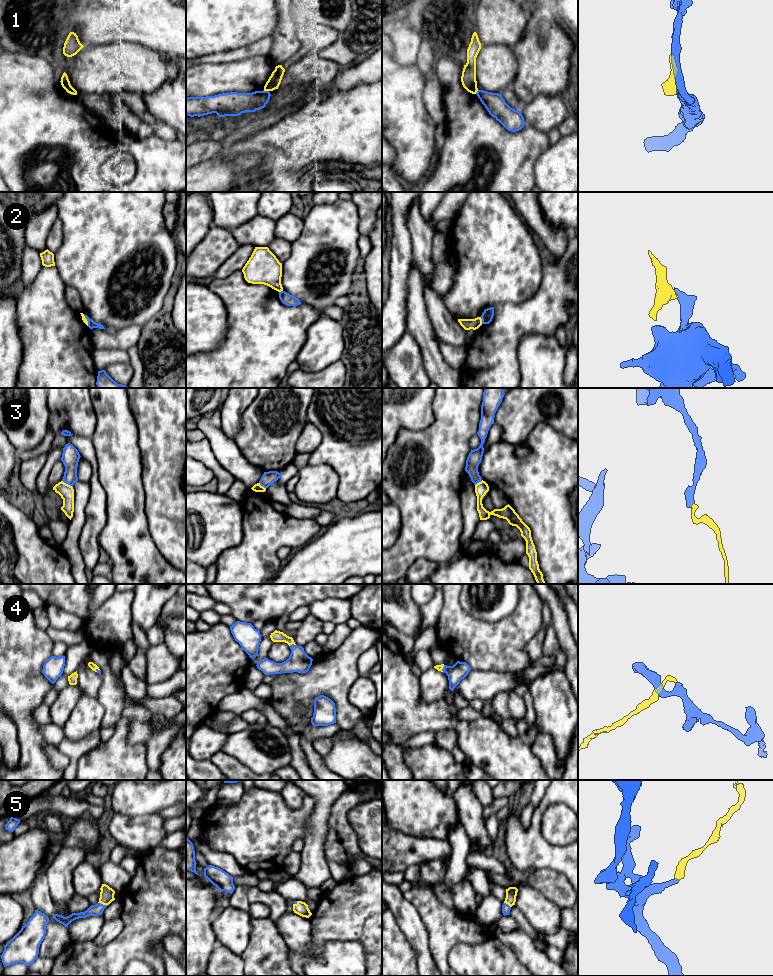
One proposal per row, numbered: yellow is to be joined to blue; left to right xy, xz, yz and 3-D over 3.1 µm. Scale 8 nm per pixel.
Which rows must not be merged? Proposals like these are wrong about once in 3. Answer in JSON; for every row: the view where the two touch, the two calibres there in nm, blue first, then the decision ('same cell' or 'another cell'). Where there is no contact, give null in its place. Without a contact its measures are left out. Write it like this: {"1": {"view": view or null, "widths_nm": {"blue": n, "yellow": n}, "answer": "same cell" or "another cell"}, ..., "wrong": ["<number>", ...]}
{"1": {"view": "xz", "widths_nm": {"blue": 170, "yellow": 100}, "answer": "same cell"}, "2": {"view": "yz", "widths_nm": {"blue": 90, "yellow": 90}, "answer": "another cell"}, "3": {"view": "xy", "widths_nm": {"blue": 140, "yellow": 120}, "answer": "another cell"}, "4": {"view": "xz", "widths_nm": {"blue": 170, "yellow": 90}, "answer": "same cell"}, "5": {"view": "xy", "widths_nm": {"blue": 100, "yellow": 110}, "answer": "same cell"}, "wrong": ["2", "3"]}

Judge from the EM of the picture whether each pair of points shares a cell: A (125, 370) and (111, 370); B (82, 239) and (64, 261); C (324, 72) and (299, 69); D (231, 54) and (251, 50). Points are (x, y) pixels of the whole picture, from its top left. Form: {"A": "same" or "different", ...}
{"A": "same", "B": "same", "C": "same", "D": "same"}

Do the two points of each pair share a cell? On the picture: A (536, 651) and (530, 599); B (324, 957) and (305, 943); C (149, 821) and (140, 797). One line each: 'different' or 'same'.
A: different
B: different
C: different

